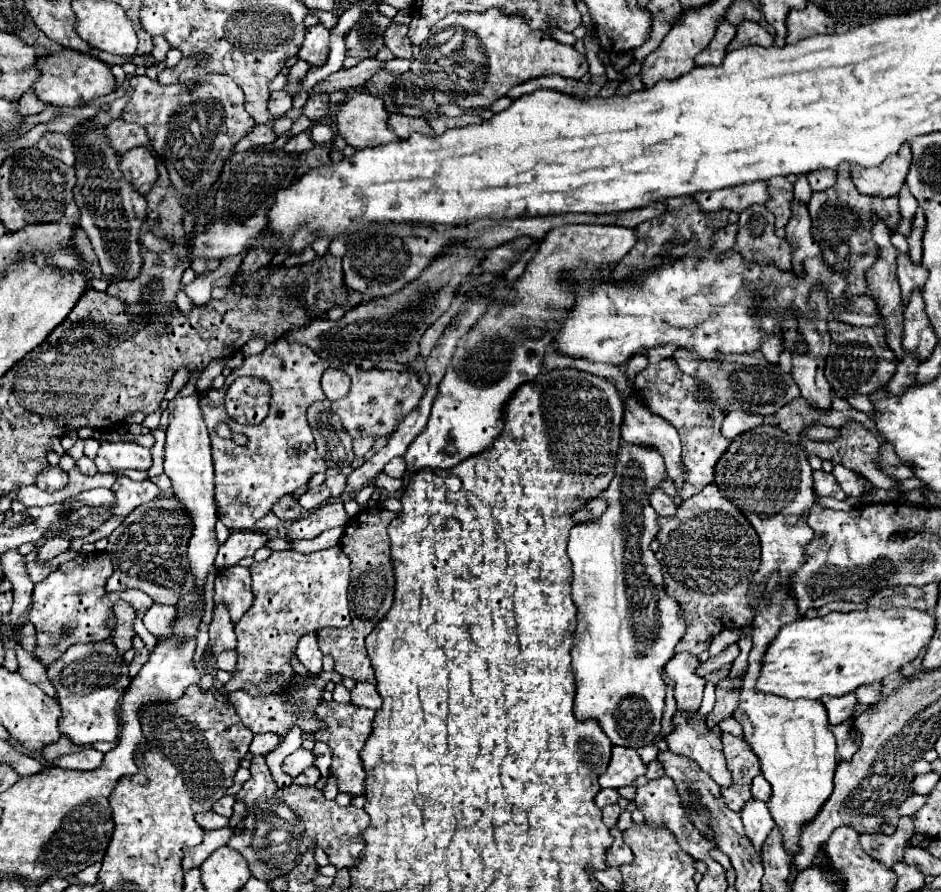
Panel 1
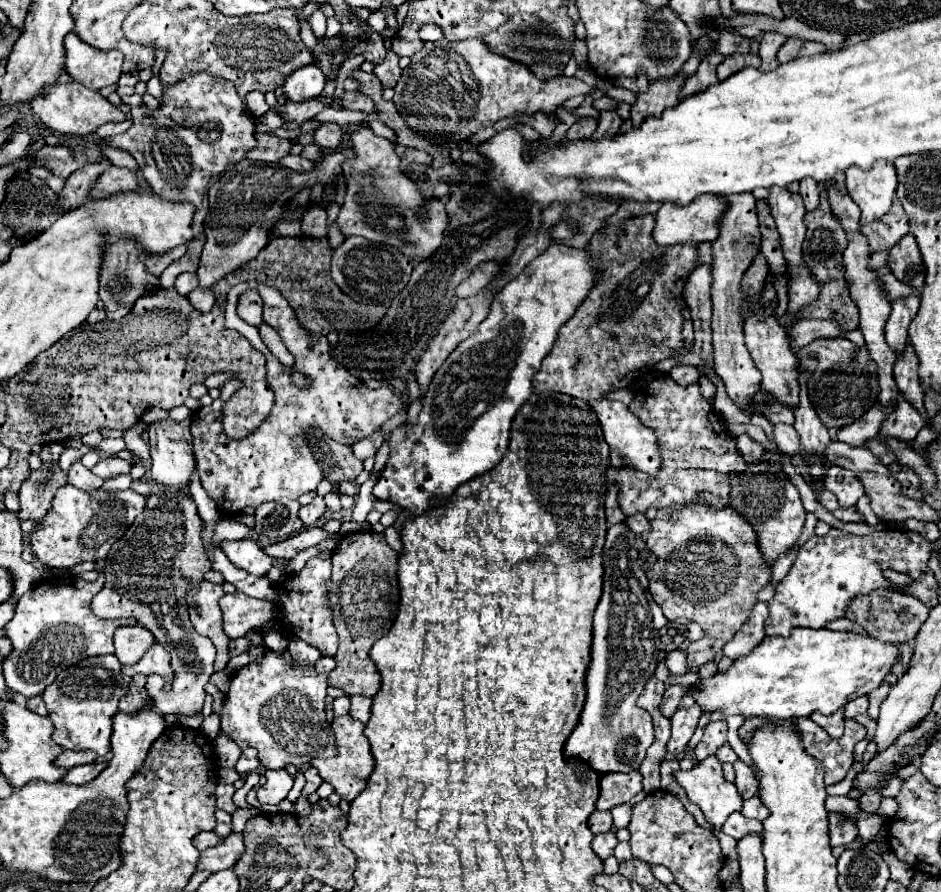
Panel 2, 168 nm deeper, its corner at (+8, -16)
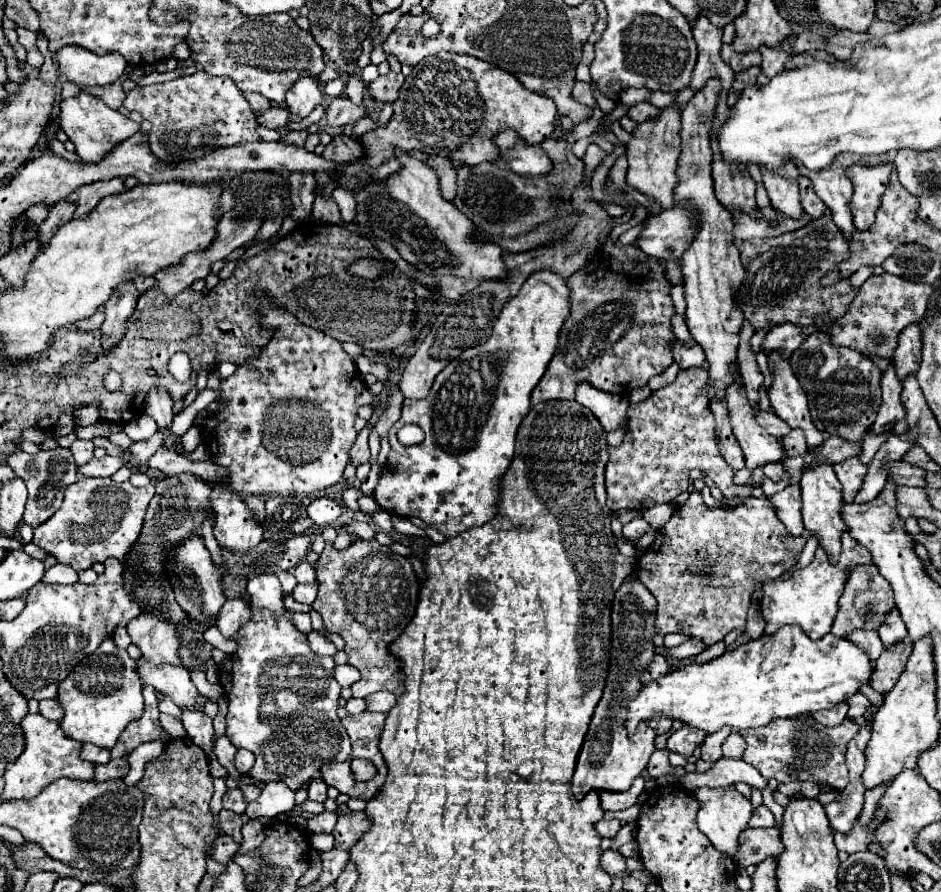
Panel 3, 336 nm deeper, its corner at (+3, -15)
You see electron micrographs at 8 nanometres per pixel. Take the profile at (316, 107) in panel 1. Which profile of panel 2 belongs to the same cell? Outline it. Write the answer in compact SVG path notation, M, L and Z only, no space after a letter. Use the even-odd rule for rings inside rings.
M321 124L315 132L315 144L321 148L337 148L343 140L343 130L337 124Z

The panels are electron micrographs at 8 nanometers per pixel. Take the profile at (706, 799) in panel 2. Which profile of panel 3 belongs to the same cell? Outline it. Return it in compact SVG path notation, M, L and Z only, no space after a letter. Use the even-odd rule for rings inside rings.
M730 785L730 787L716 787L716 789L700 787L700 789L696 789L696 799L700 803L698 829L710 839L710 843L718 851L724 851L730 857L734 857L734 853L738 851L738 835L748 825L750 815L752 815L750 799L746 799L742 793L738 793L734 789L734 785Z

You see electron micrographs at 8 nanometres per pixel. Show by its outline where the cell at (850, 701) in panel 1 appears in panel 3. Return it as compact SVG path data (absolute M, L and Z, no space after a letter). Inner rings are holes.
M838 703L834 709L828 709L828 711L816 711L812 717L826 725L826 727L836 727L840 725L844 719L846 719L846 713L848 713L848 703Z

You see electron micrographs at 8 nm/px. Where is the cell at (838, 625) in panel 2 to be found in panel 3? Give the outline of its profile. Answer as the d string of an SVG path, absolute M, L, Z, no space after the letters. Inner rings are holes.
M856 629L852 633L848 633L848 641L864 647L868 651L868 655L872 655L872 661L878 659L878 655L884 651L884 645L878 637L876 631L866 631L866 629Z

